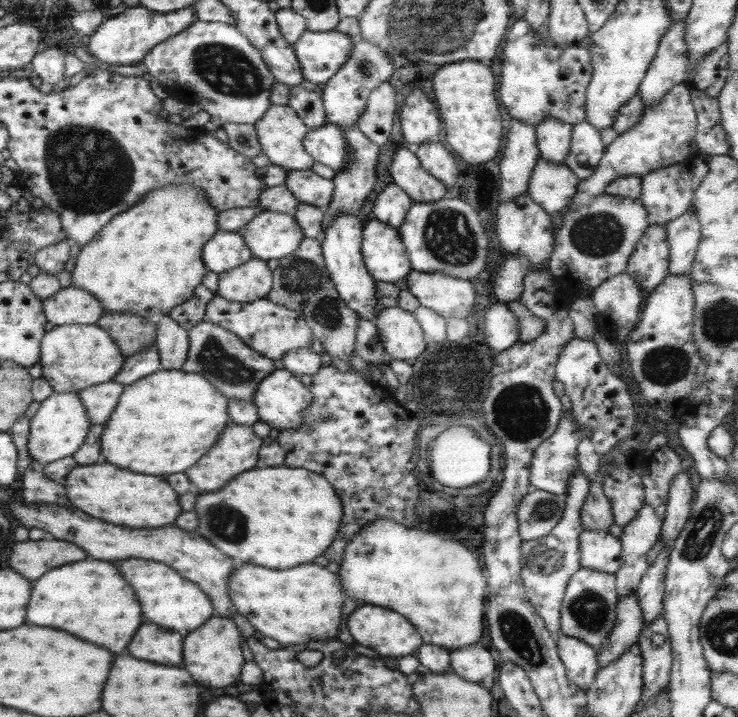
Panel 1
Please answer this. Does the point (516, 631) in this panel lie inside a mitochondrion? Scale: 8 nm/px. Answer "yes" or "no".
yes

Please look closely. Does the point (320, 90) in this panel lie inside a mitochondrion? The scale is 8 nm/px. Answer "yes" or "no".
no

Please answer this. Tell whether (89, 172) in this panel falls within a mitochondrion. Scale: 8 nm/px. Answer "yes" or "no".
yes

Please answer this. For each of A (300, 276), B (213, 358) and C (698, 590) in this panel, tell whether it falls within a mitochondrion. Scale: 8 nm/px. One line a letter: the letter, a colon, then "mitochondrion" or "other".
A: mitochondrion
B: mitochondrion
C: other

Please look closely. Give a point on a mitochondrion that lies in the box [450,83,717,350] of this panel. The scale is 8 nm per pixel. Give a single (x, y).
(599, 234)

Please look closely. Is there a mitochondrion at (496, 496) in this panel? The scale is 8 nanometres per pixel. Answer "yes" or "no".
no

